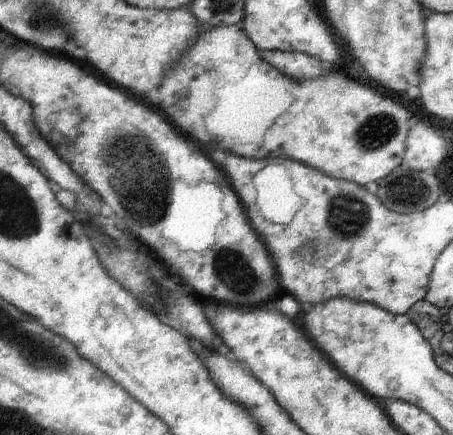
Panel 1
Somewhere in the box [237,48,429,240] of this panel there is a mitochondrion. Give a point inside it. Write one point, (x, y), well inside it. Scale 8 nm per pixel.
(378, 130)

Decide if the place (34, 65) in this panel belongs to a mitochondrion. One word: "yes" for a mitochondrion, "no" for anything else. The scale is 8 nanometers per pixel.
no

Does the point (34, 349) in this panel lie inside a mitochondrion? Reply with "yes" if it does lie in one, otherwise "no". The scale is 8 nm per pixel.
yes

